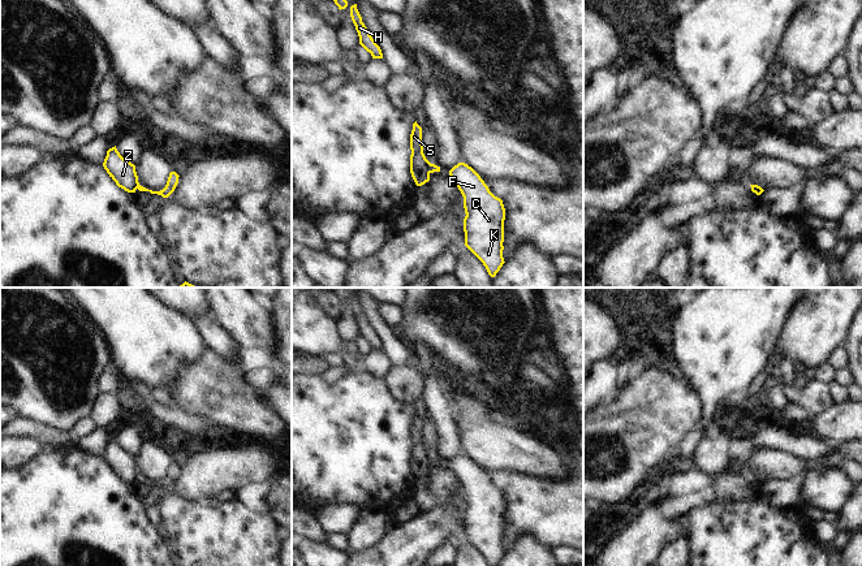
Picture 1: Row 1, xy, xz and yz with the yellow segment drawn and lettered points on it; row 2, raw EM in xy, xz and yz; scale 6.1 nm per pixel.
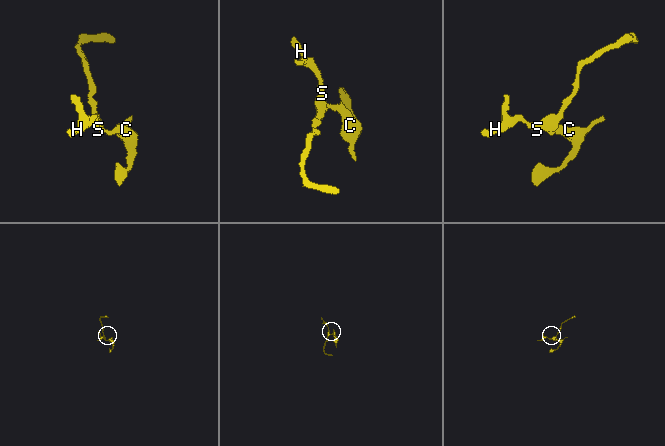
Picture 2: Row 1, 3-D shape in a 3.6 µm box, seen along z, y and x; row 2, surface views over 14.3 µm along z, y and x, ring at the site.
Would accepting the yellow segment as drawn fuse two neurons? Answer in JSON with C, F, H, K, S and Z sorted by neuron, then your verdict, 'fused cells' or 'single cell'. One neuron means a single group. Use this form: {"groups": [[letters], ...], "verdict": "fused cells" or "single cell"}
{"groups": [["C", "F", "K"], ["H", "S", "Z"]], "verdict": "fused cells"}

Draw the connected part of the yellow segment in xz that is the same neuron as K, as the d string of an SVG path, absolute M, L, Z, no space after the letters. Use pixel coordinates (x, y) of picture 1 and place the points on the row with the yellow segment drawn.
M458 163L449 170L464 196L465 246L483 263L488 275L495 277L503 267L503 242L505 208L480 176L467 164Z

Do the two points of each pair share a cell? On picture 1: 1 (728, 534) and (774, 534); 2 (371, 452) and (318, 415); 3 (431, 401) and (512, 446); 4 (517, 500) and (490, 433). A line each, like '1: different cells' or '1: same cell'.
1: same cell
2: same cell
3: different cells
4: different cells

